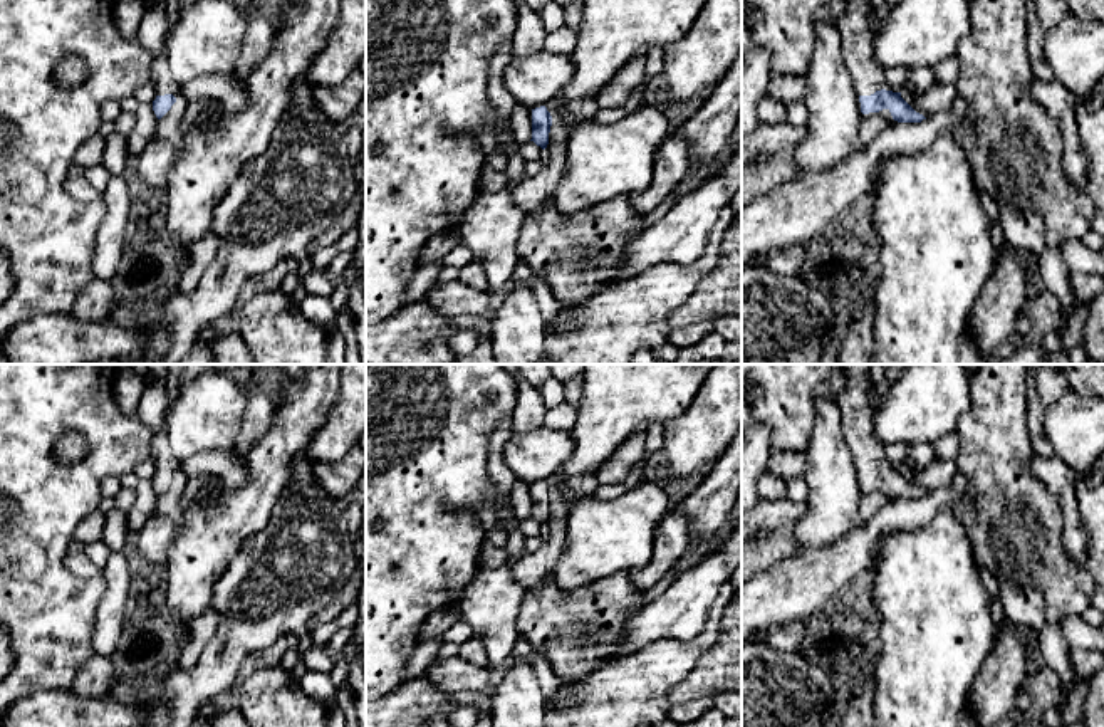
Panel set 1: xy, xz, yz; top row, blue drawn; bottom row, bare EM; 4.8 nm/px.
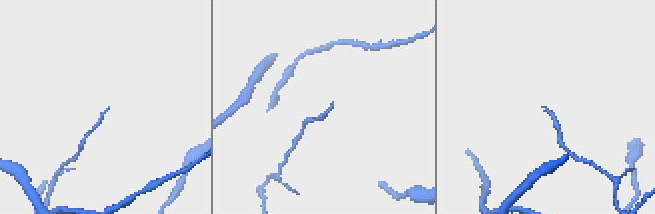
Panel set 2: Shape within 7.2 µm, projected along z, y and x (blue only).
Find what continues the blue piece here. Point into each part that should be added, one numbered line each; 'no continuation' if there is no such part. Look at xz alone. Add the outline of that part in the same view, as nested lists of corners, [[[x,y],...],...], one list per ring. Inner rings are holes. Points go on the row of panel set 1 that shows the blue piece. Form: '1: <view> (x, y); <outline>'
no continuation

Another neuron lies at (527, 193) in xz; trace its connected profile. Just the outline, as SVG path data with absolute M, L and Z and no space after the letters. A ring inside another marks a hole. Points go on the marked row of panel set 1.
M552 118L549 144L544 149L544 165L532 178L522 178L512 190L512 201L522 212L532 212L552 198L565 166L569 134L559 118Z

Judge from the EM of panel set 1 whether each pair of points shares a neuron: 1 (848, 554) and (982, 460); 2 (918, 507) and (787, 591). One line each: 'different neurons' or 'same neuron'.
1: different neurons
2: same neuron

